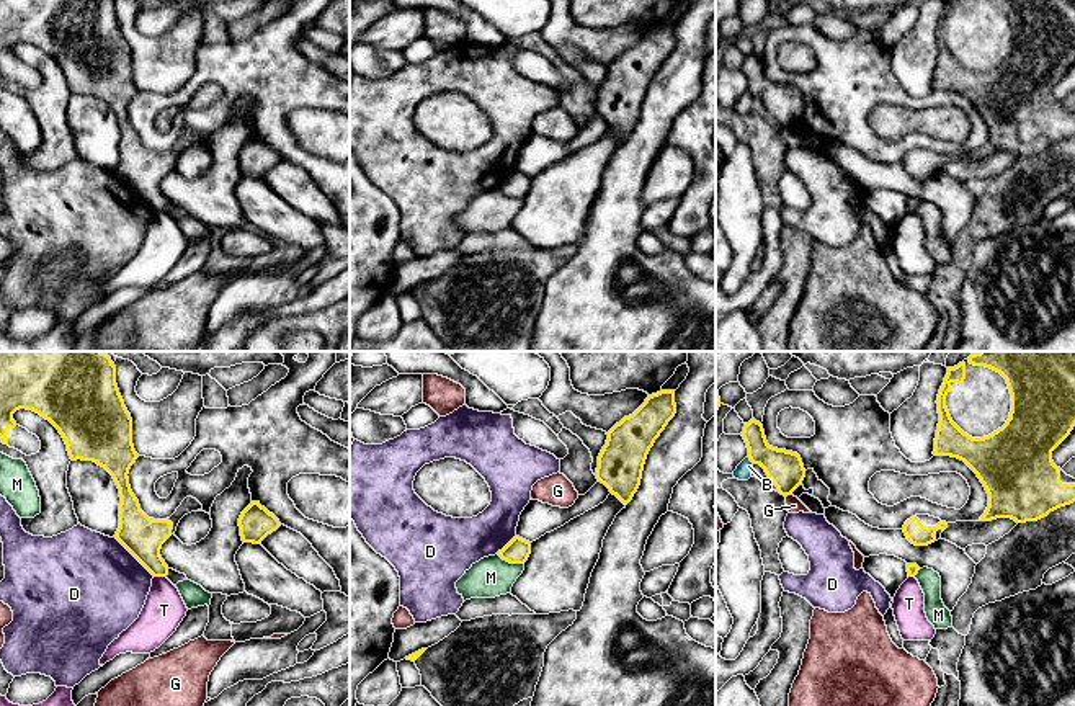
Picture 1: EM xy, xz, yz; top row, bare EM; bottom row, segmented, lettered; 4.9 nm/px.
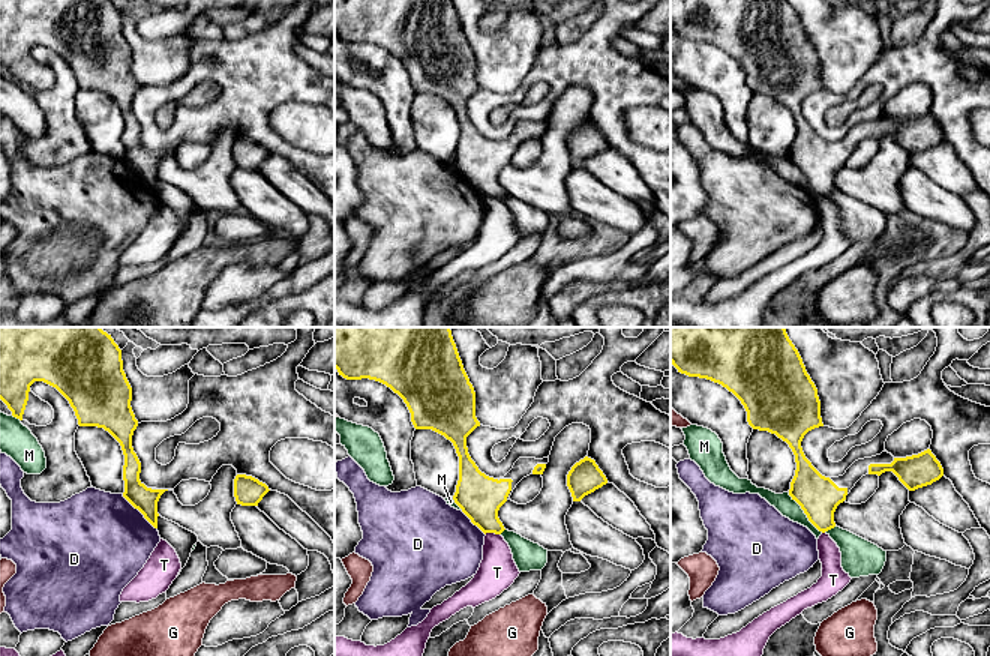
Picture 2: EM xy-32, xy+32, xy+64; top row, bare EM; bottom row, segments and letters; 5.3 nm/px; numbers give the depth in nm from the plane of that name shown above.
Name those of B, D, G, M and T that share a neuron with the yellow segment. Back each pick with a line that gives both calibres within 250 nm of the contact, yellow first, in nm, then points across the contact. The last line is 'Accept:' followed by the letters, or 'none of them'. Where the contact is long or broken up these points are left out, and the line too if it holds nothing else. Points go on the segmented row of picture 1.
Accept: none of them

